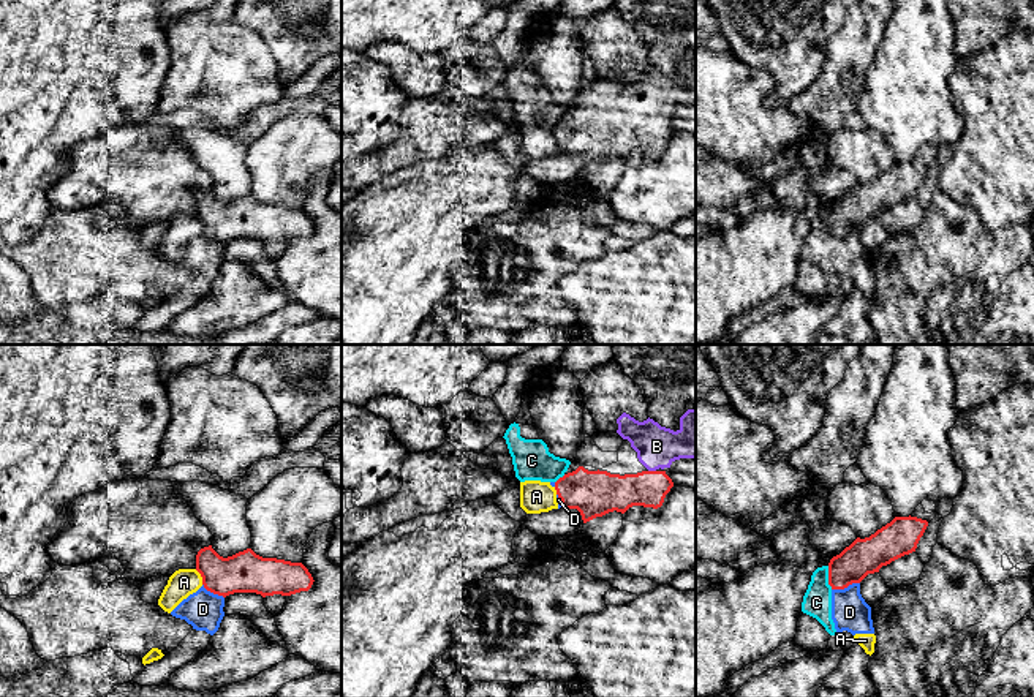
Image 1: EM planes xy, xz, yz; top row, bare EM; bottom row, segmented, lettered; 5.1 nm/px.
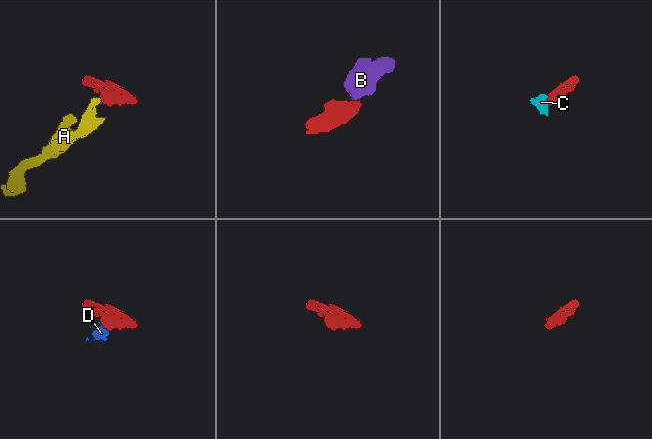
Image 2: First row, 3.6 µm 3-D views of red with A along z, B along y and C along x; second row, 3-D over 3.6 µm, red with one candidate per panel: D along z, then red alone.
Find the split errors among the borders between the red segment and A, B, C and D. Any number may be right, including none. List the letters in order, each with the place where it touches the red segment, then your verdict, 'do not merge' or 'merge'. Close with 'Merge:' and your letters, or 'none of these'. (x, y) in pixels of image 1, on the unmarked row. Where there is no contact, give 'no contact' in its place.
A: xy (201, 222) | do not merge
B: xz (652, 117) | merge
C: yz (829, 223) | do not merge
D: yz (845, 233) | do not merge
Merge: B

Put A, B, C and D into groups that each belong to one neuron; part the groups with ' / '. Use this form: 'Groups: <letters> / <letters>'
Groups: A C D / B

